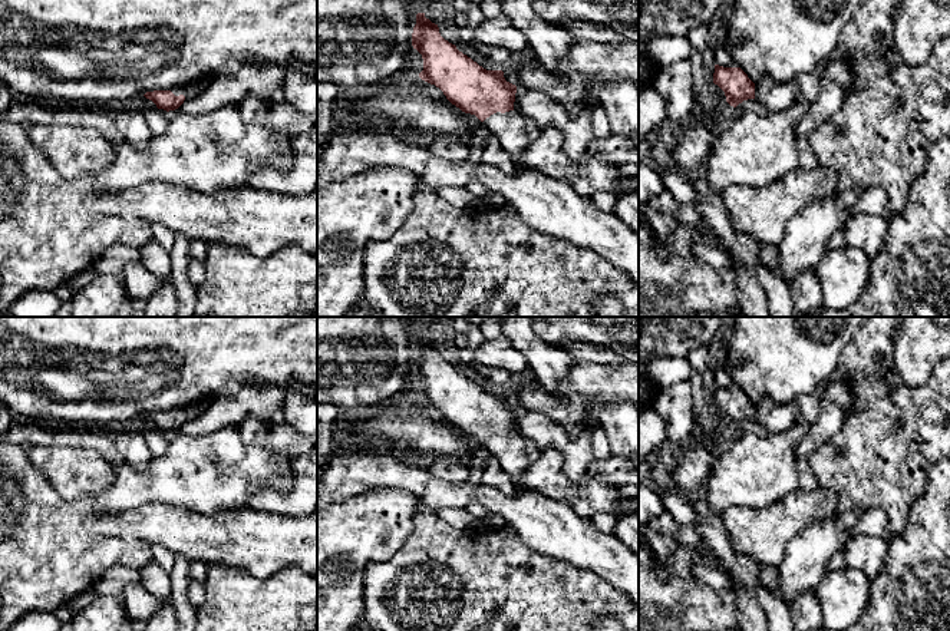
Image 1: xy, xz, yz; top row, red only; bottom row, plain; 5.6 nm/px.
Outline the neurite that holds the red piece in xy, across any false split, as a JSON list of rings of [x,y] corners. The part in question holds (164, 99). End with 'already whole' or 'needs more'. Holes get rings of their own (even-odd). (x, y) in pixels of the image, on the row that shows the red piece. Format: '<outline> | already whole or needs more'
[[[210,77],[194,79],[172,90],[146,92],[144,96],[152,100],[158,109],[166,112],[178,109],[185,100],[195,98],[207,85]]] | needs more

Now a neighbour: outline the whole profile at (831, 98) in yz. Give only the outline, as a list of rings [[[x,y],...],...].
[[[822,77],[821,89],[808,112],[795,125],[796,136],[809,136],[818,126],[828,123],[842,109],[847,92],[834,80]]]

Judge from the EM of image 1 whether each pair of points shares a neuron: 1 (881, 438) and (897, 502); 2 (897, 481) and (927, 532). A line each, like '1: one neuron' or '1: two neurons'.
1: one neuron
2: two neurons

